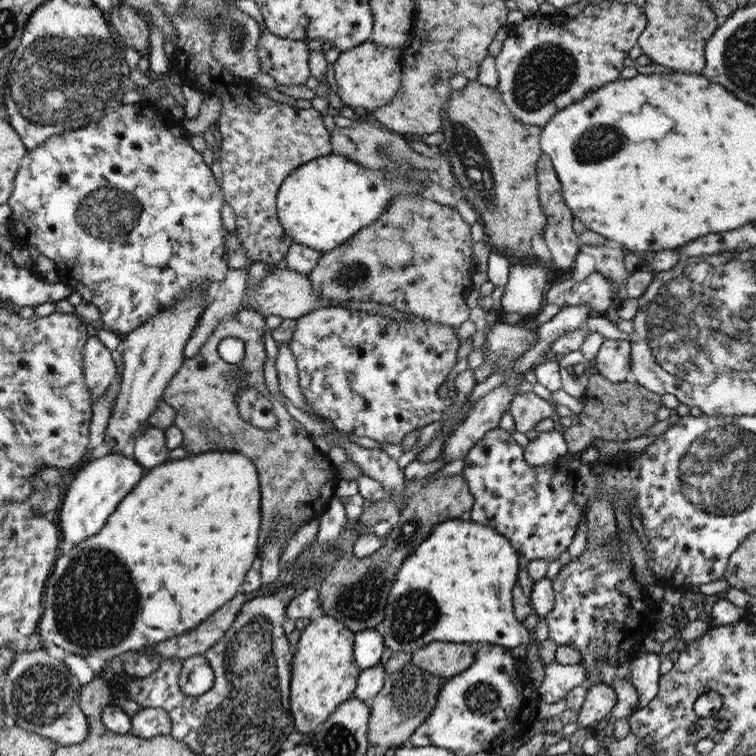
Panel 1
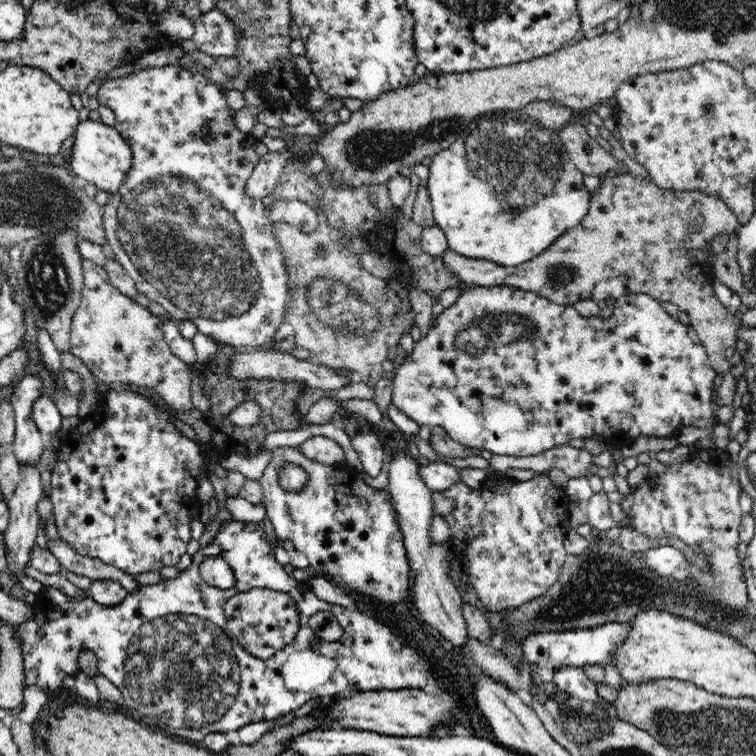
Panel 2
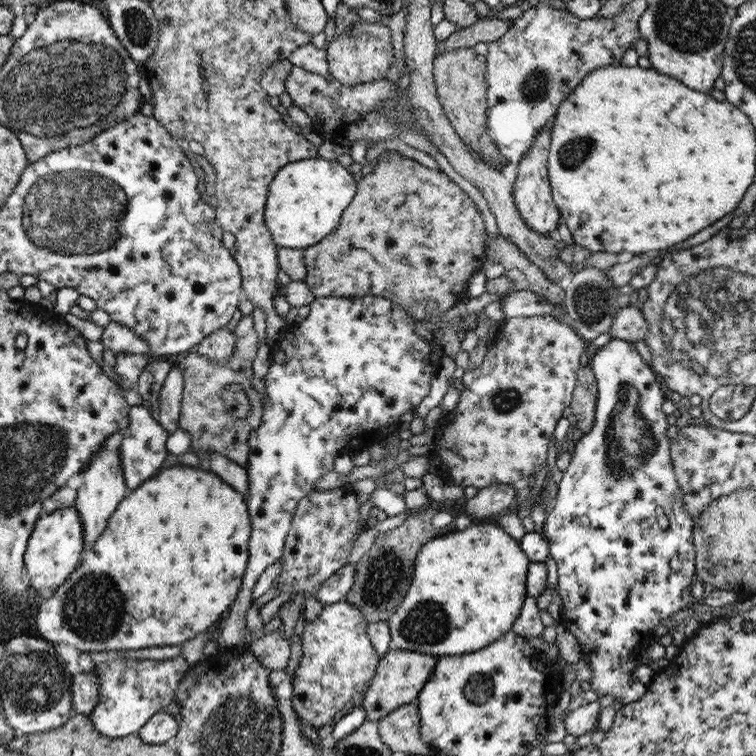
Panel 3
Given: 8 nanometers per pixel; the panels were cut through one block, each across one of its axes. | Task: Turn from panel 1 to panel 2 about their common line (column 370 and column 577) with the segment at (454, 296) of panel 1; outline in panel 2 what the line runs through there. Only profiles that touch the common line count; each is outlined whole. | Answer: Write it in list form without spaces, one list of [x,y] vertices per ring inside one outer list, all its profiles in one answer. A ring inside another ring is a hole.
[[[612,171],[602,176],[602,182],[599,188],[590,193],[590,204],[586,213],[586,216],[576,225],[570,227],[564,234],[561,234],[548,248],[541,254],[538,254],[535,258],[532,258],[529,262],[524,262],[521,265],[517,265],[510,271],[509,275],[504,280],[504,284],[519,288],[525,291],[534,291],[538,295],[542,295],[544,298],[558,303],[559,305],[573,305],[574,303],[583,300],[607,300],[607,298],[614,298],[619,300],[621,297],[629,294],[648,294],[657,298],[662,302],[672,302],[676,304],[679,310],[686,312],[691,319],[690,324],[693,326],[695,333],[698,335],[699,340],[707,350],[712,368],[717,373],[729,372],[730,363],[728,363],[728,356],[726,356],[726,349],[735,346],[737,341],[736,332],[741,326],[740,316],[730,313],[728,309],[718,300],[713,288],[706,281],[704,276],[704,270],[702,270],[702,262],[707,260],[708,244],[718,236],[718,234],[730,234],[736,232],[739,228],[740,222],[735,214],[726,206],[726,203],[719,197],[703,193],[702,191],[675,191],[674,189],[661,189],[652,179],[642,178],[642,176],[636,176],[628,171],[622,172],[622,174]]]

